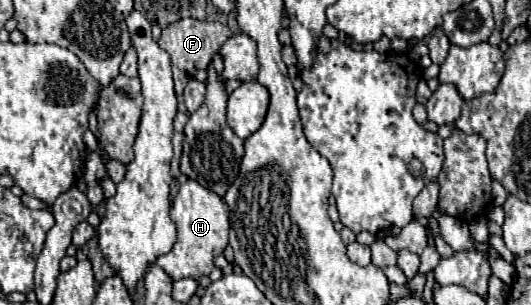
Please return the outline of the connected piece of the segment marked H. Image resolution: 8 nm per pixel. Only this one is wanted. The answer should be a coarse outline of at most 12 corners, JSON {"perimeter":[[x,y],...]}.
{"perimeter":[[196,180],[170,208],[178,240],[154,264],[198,280],[228,246],[230,210]]}

